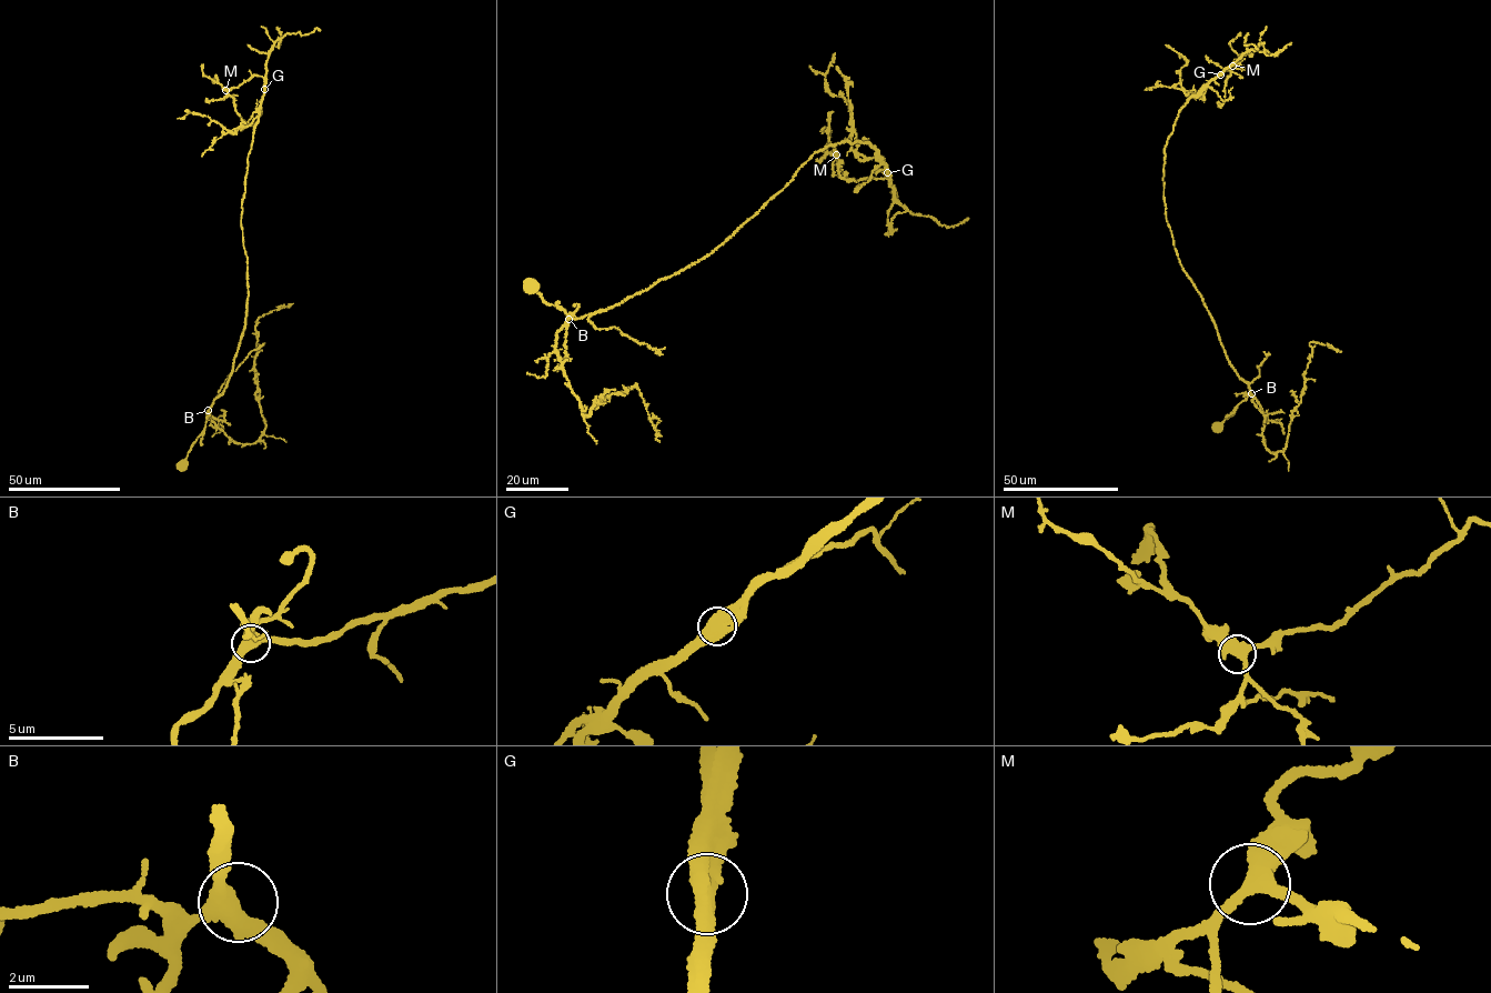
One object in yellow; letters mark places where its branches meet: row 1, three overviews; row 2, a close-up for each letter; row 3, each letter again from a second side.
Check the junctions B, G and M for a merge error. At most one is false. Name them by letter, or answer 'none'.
G

